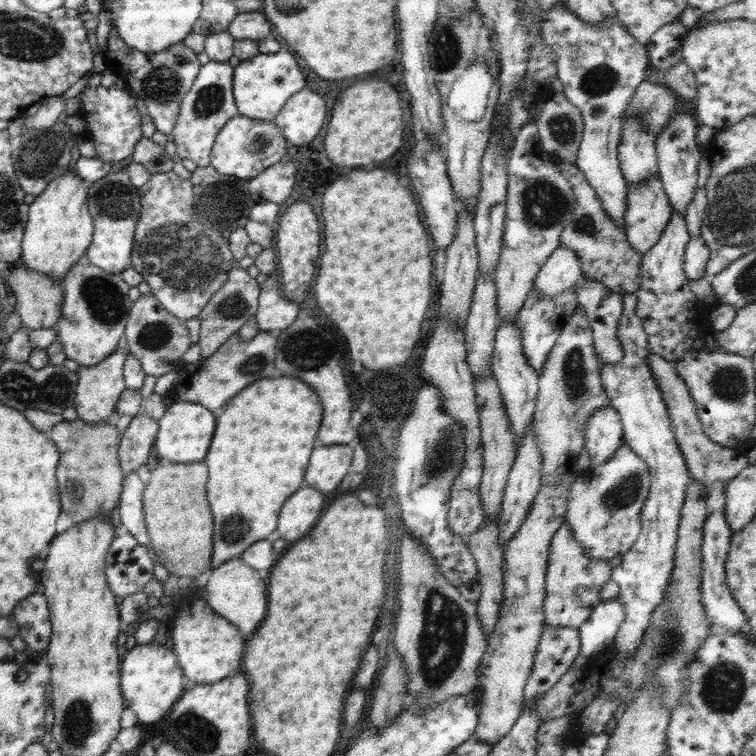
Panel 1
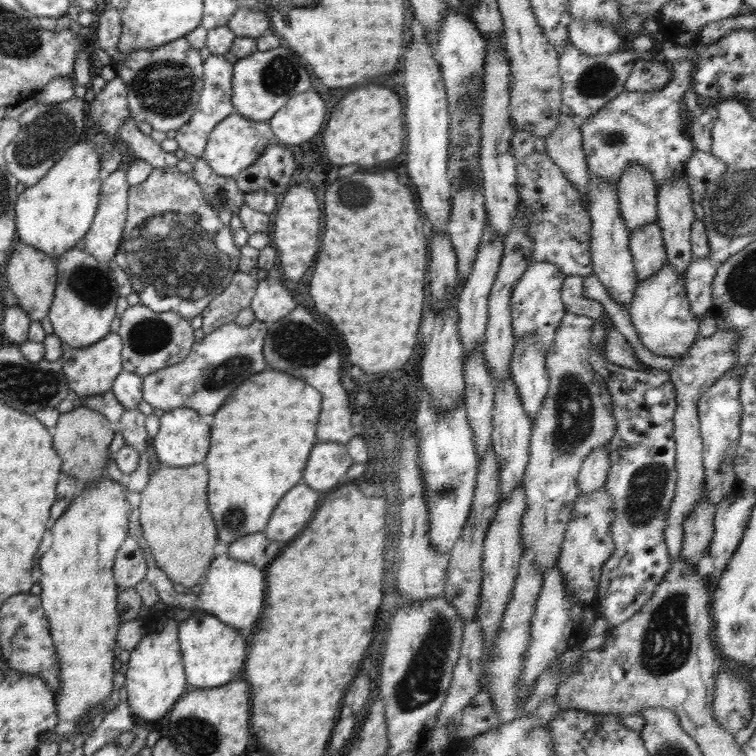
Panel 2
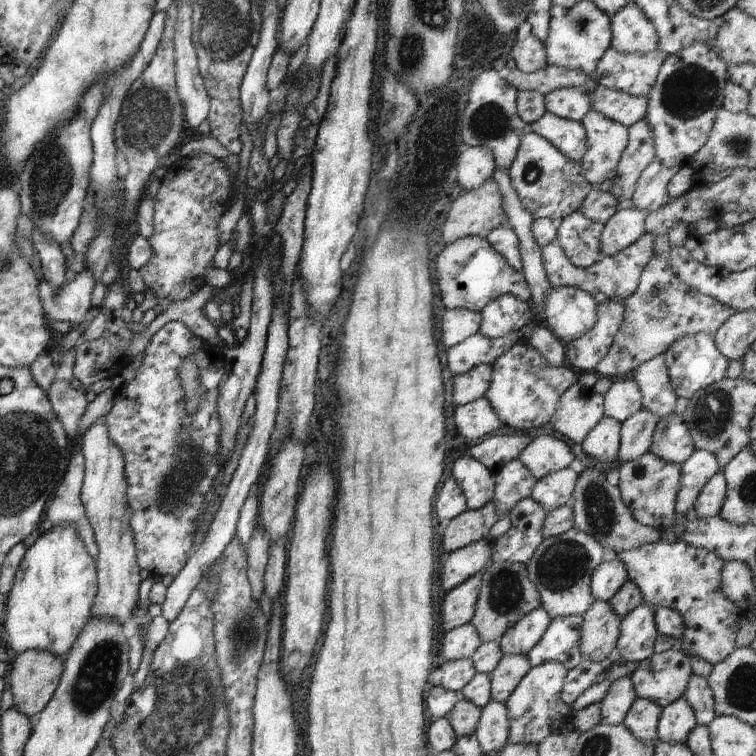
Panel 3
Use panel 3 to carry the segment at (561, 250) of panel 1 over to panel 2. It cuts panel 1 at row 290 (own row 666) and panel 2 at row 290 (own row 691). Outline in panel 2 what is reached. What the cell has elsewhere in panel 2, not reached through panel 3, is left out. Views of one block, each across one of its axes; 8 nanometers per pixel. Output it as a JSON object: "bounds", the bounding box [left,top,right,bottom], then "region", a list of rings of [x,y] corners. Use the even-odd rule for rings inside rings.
{"bounds":[512,262,567,352],"region":[[[534,262],[528,270],[520,276],[519,282],[512,288],[512,333],[516,342],[524,340],[526,335],[536,335],[538,341],[544,345],[544,352],[548,351],[554,343],[556,329],[567,309],[561,300],[561,290],[566,273],[556,264],[549,262]]]}

